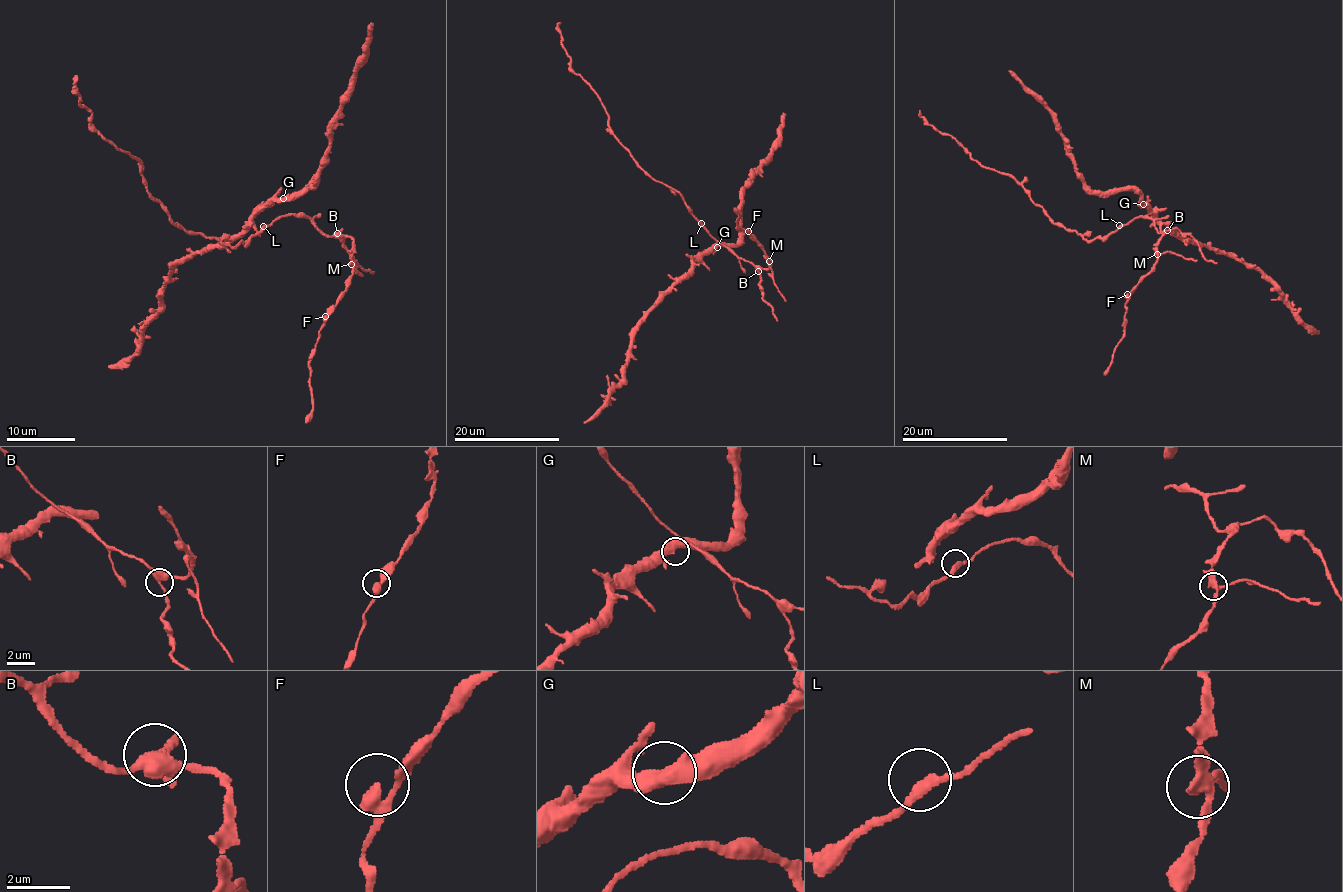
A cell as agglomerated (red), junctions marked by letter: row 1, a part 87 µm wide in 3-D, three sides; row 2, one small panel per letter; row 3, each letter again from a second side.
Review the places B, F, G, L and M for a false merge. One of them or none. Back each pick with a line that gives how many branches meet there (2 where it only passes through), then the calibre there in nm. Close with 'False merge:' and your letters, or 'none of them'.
M: 4 | 300 nm
False merge: M

